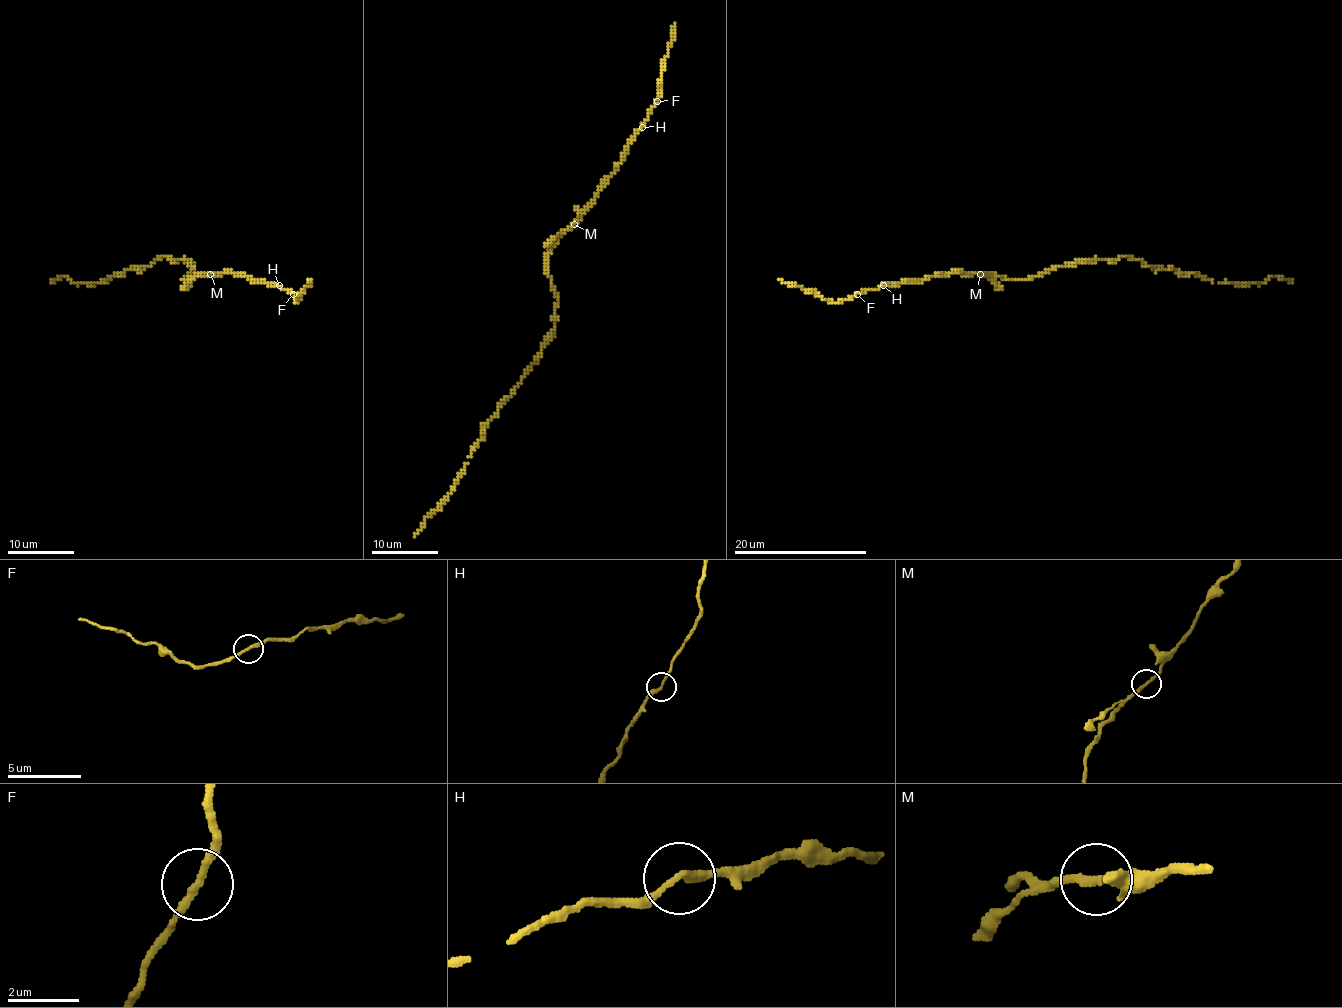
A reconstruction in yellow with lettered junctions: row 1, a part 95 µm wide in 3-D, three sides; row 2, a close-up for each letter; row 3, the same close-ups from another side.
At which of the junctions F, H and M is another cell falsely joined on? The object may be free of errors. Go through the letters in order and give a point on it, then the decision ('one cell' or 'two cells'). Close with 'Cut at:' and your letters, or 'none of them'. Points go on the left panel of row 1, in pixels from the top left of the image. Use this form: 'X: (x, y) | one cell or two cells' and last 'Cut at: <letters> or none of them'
F: (293, 294) | two cells
H: (279, 285) | one cell
M: (210, 274) | one cell
Cut at: F

